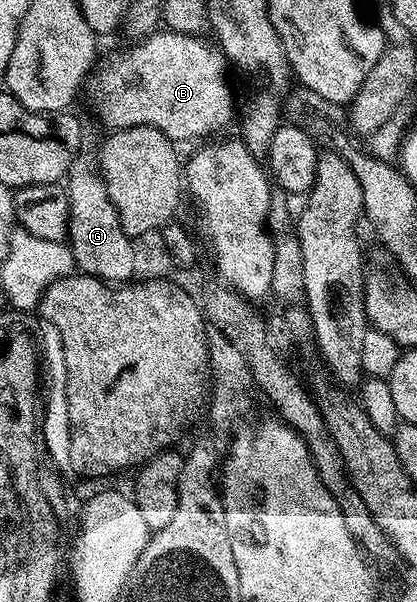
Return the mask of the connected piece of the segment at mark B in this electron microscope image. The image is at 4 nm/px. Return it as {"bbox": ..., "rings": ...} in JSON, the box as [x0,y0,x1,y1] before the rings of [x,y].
{"bbox":[88,29,236,141],"rings":[[[159,29],[154,32],[154,34],[149,35],[147,39],[139,39],[137,41],[131,42],[129,45],[130,47],[126,47],[123,49],[122,52],[119,53],[119,55],[110,55],[107,57],[106,60],[99,62],[97,66],[93,68],[92,74],[89,76],[88,79],[88,91],[90,87],[90,103],[92,106],[94,106],[94,111],[96,114],[99,115],[100,118],[103,119],[104,122],[107,123],[107,128],[110,129],[121,129],[124,127],[151,127],[152,129],[160,129],[160,133],[164,133],[165,135],[168,136],[169,139],[173,139],[175,141],[181,141],[181,139],[198,139],[201,140],[203,137],[201,135],[206,135],[209,133],[209,131],[214,131],[217,129],[217,127],[226,127],[229,125],[230,122],[233,121],[235,122],[236,119],[236,105],[234,109],[234,91],[232,88],[230,88],[230,83],[228,80],[226,80],[226,69],[228,70],[228,62],[226,59],[226,56],[222,54],[222,52],[219,50],[217,46],[213,42],[210,43],[205,43],[205,38],[196,36],[196,35],[181,35],[180,33],[176,33],[175,31],[171,31],[169,29]]]}

